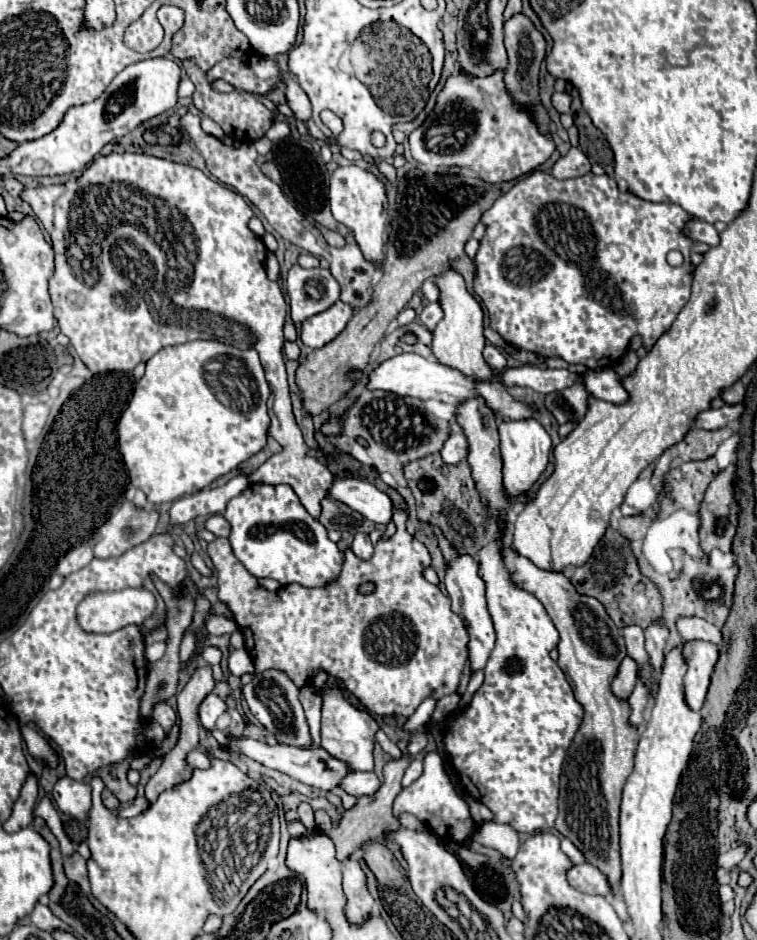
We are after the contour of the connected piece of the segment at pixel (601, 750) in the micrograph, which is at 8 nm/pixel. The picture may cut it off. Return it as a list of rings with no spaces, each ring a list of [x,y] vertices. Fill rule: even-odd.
[[[505,544],[501,548],[501,556],[503,556],[503,564],[513,580],[515,586],[527,590],[529,594],[533,594],[535,598],[541,600],[541,604],[545,606],[547,614],[551,616],[555,628],[559,630],[559,668],[563,670],[567,682],[571,684],[573,692],[575,692],[575,700],[583,706],[585,718],[567,750],[567,758],[565,758],[565,766],[563,766],[563,774],[561,774],[561,796],[559,796],[559,816],[555,822],[555,828],[567,836],[585,856],[585,860],[593,866],[597,866],[609,886],[611,892],[615,894],[619,890],[621,884],[621,854],[619,854],[619,802],[621,802],[621,792],[625,786],[625,780],[631,776],[633,772],[633,752],[637,746],[637,736],[639,730],[637,728],[629,728],[627,718],[629,718],[629,704],[615,698],[611,688],[609,688],[609,678],[615,676],[619,662],[623,660],[623,656],[627,654],[625,650],[625,642],[621,636],[621,630],[615,626],[615,622],[609,618],[605,606],[587,594],[577,592],[577,588],[573,586],[573,582],[565,576],[565,572],[549,572],[549,570],[541,570],[537,568],[529,558],[519,556],[519,552],[511,546]]]

